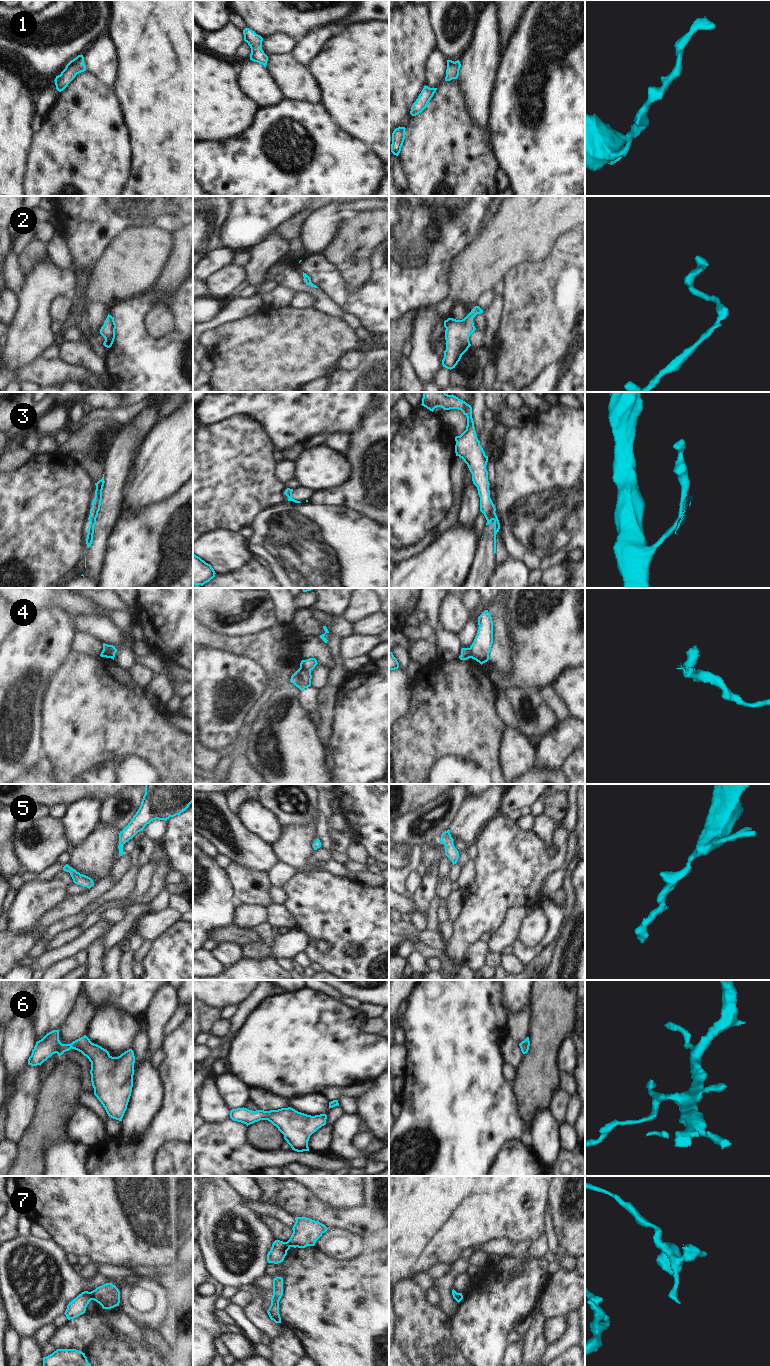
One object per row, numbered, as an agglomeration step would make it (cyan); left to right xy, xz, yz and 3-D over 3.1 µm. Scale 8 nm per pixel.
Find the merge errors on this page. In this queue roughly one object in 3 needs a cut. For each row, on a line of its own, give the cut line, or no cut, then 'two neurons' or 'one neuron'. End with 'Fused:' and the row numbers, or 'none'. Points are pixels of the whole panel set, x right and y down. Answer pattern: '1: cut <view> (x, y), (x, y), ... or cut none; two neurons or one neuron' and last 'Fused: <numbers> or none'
1: cut none; one neuron
2: cut none; one neuron
3: cut none; one neuron
4: cut xz (300, 667), (310, 670); two neurons
5: cut none; one neuron
6: cut none; one neuron
7: cut xy (89, 1292), (93, 1299); two neurons
Fused: 4, 7

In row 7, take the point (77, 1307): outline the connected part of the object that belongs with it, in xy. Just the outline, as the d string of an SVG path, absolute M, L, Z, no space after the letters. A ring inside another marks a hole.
M84 1291L79 1294L76 1298L74 1298L69 1304L67 1305L67 1309L65 1311L65 1315L68 1320L74 1319L82 1314L85 1313L86 1307L89 1302L93 1300L92 1295L88 1291Z

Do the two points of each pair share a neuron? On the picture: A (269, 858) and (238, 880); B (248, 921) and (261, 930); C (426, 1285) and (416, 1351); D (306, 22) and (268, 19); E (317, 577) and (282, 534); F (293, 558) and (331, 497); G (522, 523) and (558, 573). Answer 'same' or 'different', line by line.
A: different
B: different
C: different
D: same
E: same
F: different
G: different

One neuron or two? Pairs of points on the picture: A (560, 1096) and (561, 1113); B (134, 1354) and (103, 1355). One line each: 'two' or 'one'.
A: one
B: one

